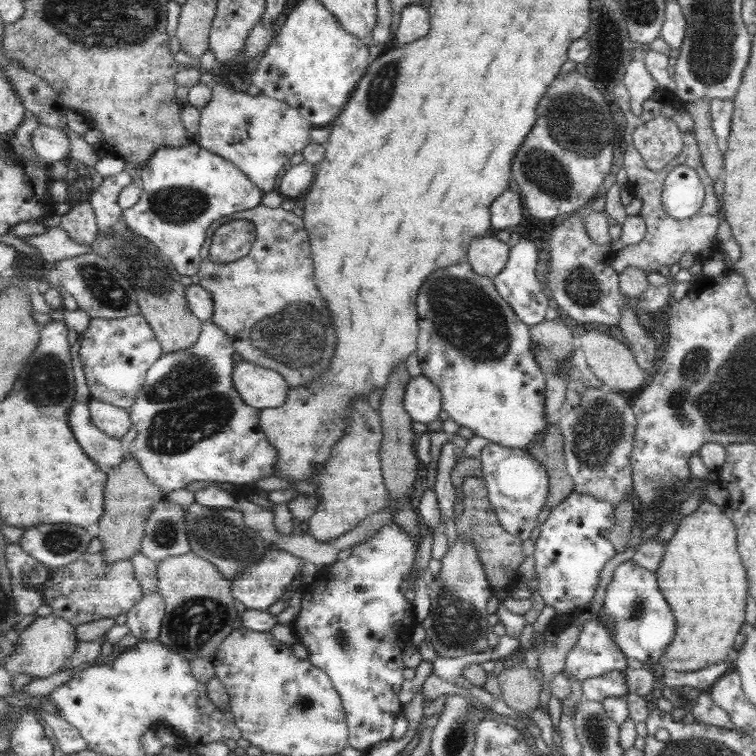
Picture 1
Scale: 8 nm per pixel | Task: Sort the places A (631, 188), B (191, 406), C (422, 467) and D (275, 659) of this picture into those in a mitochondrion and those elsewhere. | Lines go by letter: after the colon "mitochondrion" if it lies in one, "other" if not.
A: other
B: mitochondrion
C: other
D: other

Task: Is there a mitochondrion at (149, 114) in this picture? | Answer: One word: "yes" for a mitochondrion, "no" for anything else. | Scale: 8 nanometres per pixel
no

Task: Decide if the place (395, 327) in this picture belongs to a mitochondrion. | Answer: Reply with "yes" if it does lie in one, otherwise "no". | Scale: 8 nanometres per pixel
no

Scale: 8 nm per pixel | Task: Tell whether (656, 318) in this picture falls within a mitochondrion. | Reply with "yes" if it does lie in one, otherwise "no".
no

